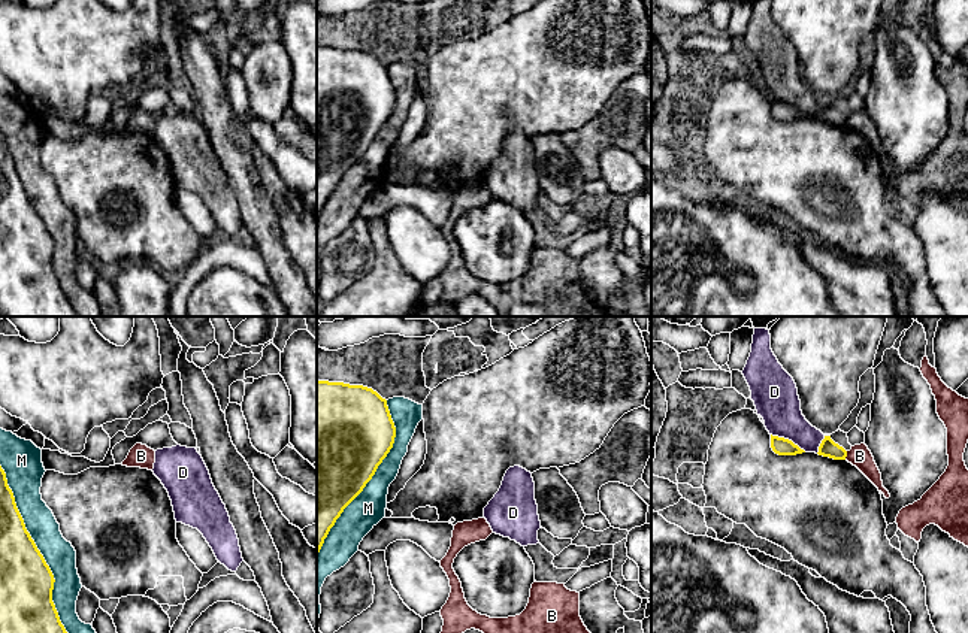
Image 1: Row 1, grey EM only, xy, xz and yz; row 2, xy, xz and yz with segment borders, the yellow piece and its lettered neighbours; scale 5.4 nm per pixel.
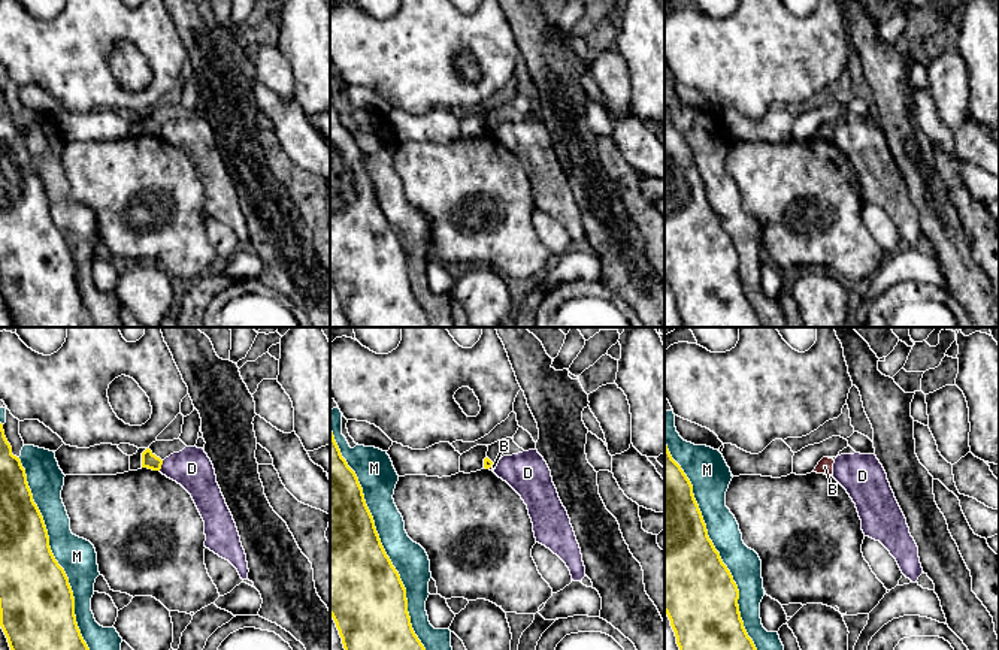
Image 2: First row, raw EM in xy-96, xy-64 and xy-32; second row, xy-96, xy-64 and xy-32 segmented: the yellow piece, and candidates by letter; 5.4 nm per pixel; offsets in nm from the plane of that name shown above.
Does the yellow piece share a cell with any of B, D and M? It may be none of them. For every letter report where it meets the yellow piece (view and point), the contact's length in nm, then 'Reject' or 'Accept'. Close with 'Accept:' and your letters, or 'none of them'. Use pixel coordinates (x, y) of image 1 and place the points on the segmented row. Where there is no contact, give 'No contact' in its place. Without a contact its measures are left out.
B: Touches yellow at yz (846, 456). Shared border 50 nm. Reject
D: Touches yellow at yz (787, 439). Shared border 220 nm. Reject
M: Touches yellow at xy (36, 548). Shared border 950 nm. Reject
Accept: none of them

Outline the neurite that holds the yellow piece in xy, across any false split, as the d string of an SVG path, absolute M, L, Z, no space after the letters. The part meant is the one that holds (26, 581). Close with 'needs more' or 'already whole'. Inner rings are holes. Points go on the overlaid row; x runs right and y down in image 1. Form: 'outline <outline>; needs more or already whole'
outline M0 466L0 633L67 633L52 602L54 582Z; already whole

